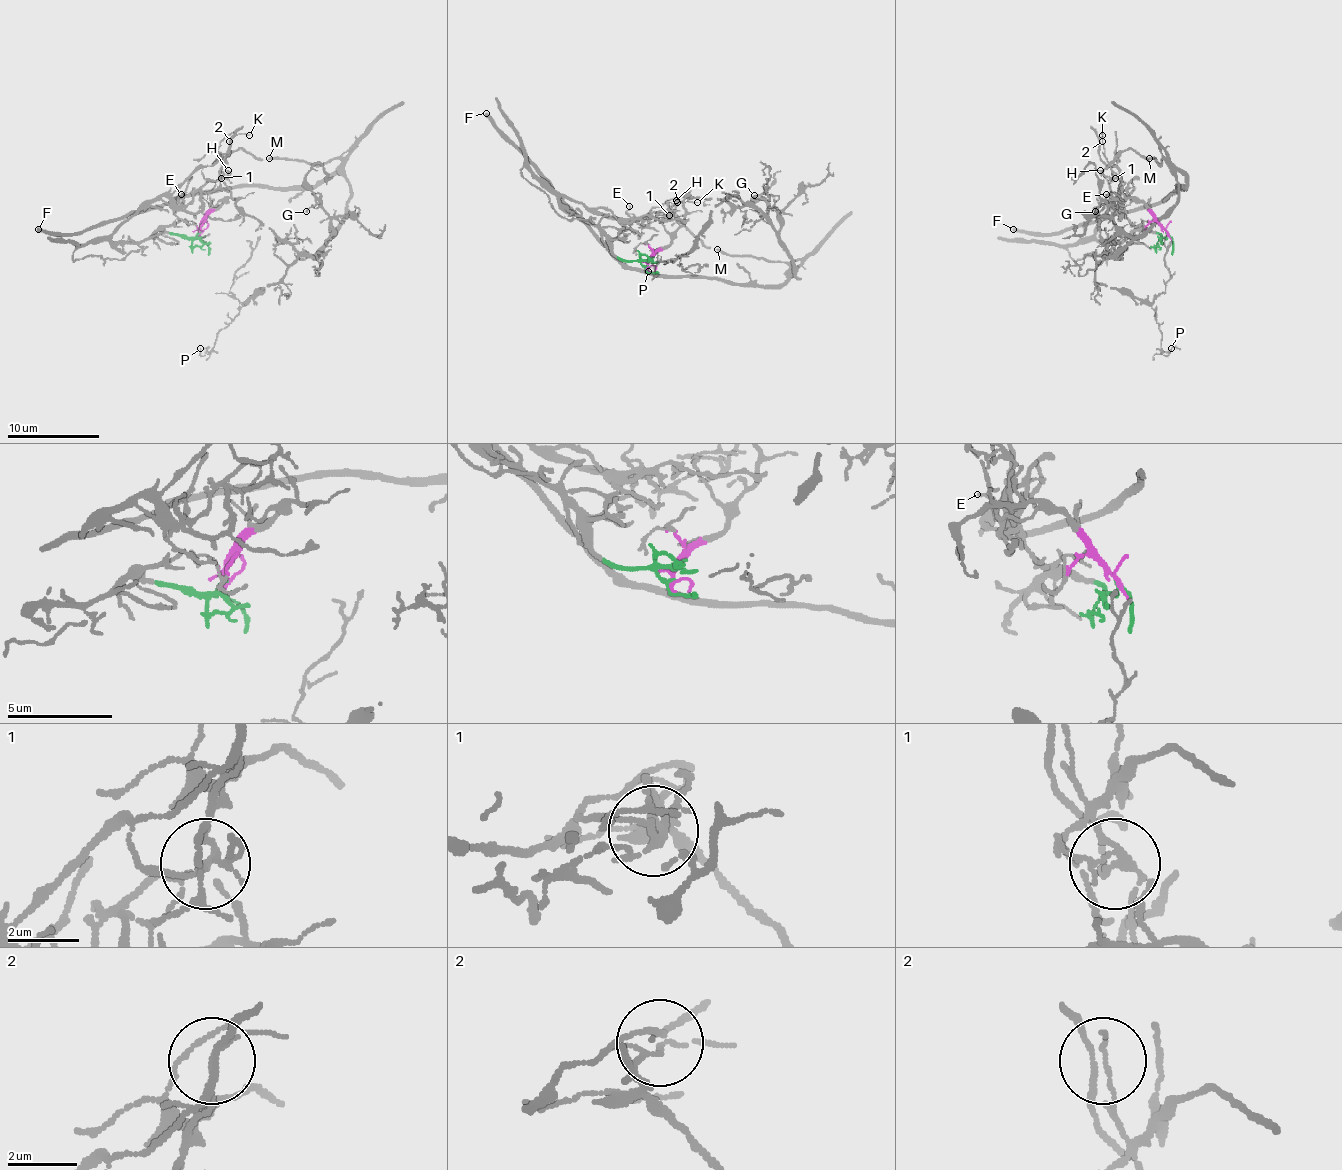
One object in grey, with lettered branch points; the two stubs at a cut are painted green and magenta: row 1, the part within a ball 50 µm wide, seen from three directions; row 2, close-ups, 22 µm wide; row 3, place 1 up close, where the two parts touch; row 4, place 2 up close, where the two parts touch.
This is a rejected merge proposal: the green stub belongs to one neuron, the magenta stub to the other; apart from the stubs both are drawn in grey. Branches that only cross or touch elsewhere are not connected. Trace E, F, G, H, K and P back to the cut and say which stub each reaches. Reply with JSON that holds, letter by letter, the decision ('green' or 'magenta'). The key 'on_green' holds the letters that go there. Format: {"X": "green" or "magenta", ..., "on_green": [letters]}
{"E": "green", "F": "magenta", "G": "magenta", "H": "magenta", "K": "magenta", "P": "magenta", "on_green": ["E"]}

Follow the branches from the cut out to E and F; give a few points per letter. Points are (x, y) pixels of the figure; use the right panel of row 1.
E: (1168, 233), (1161, 237), (1136, 226), (1106, 194)
F: (1168, 233), (1143, 203), (1099, 205), (1113, 256), (1177, 201), (1180, 171), (1168, 196), (1056, 233), (1012, 228)

